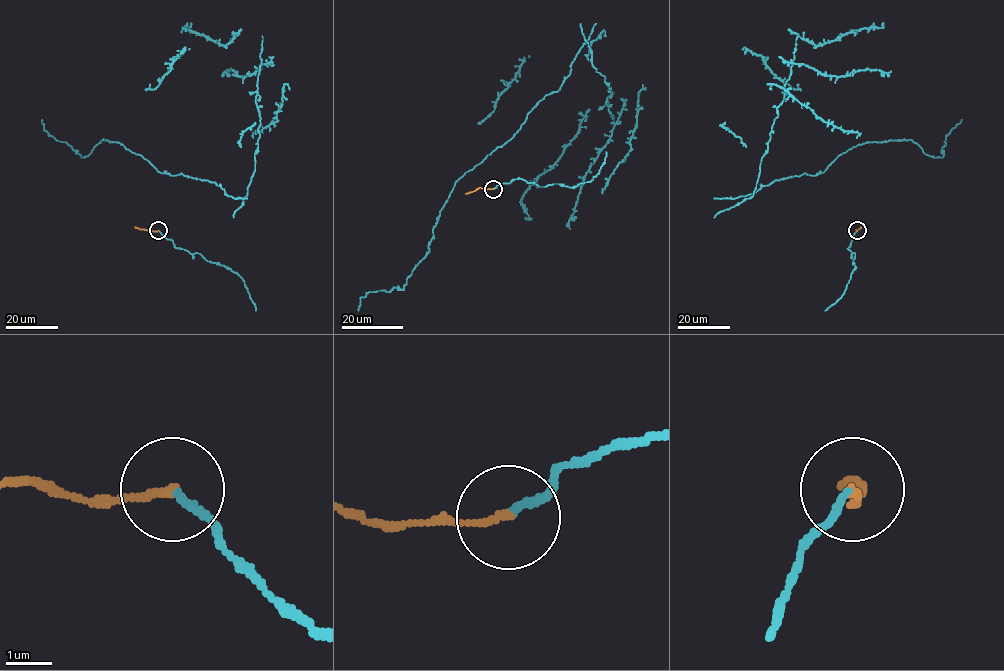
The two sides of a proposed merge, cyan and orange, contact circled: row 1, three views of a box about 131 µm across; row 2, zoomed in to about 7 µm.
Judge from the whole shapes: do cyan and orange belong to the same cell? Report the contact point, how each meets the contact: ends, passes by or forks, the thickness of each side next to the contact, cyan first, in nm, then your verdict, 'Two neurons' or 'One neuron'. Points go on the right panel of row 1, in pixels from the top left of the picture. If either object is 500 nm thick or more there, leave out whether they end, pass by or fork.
Place: (857, 230). At the ring cyan ends. At the ring orange ends. Thickness 140 nm (cyan) against 180 nm. One neuron

